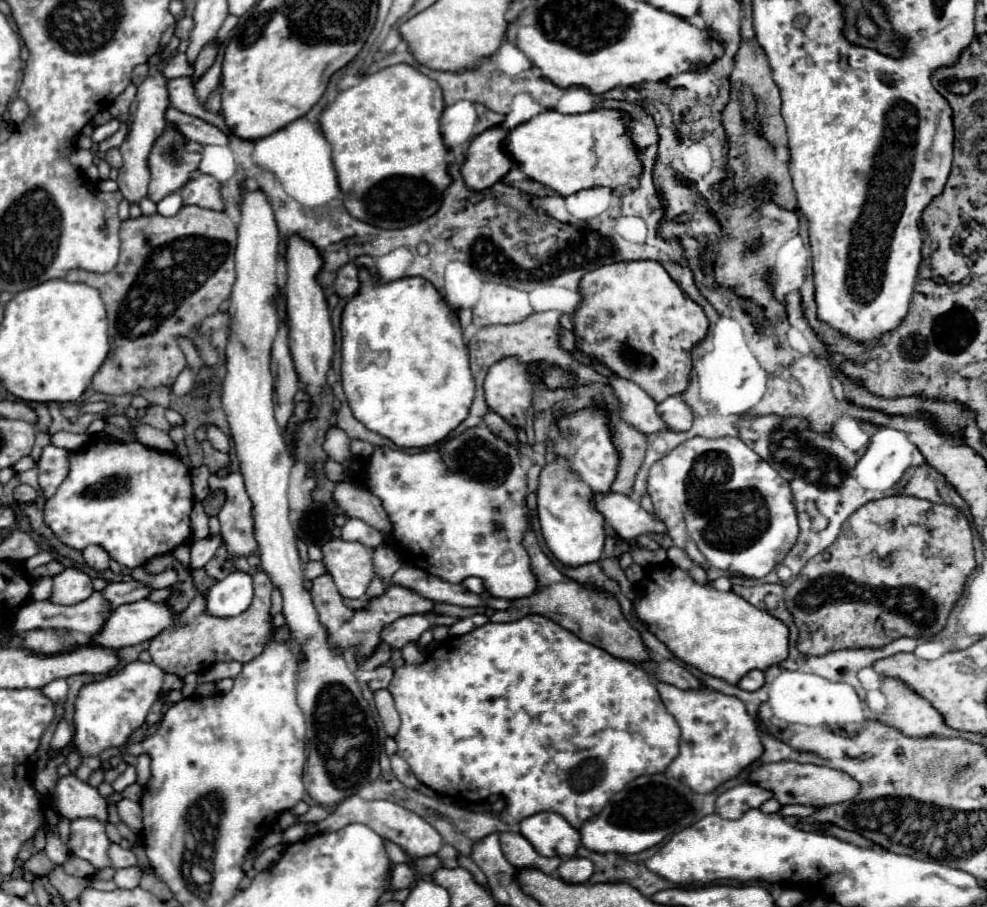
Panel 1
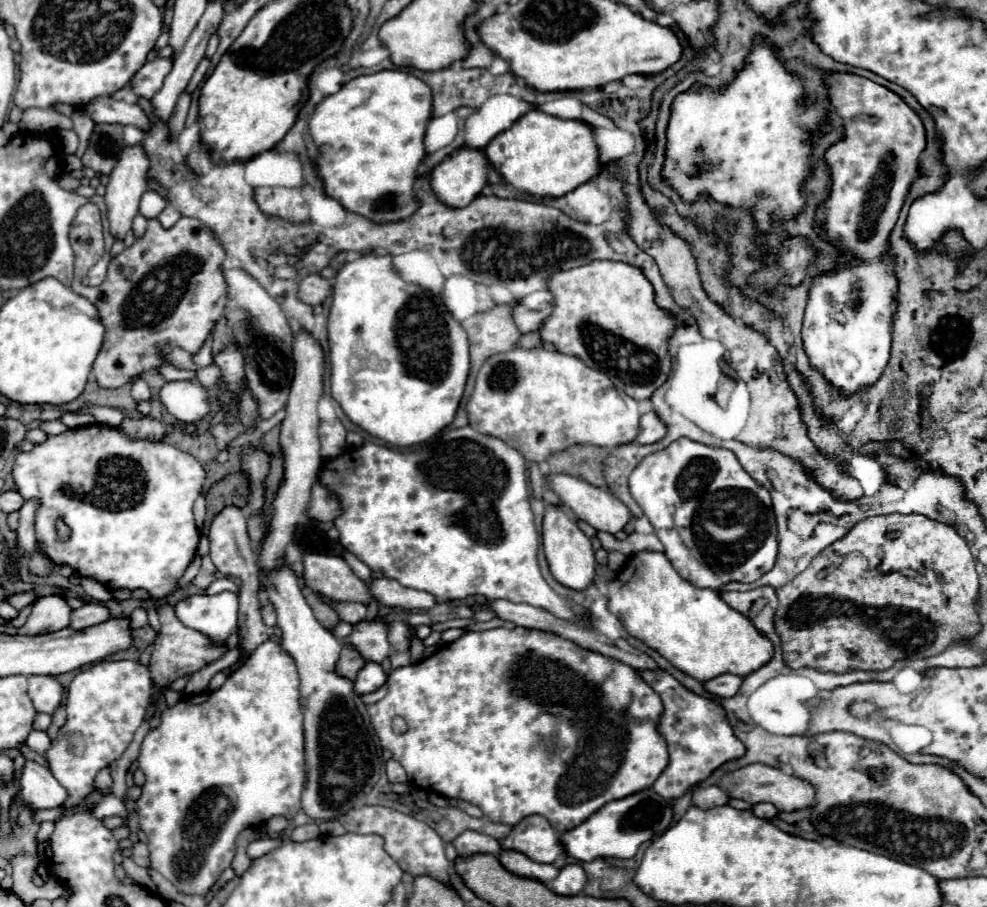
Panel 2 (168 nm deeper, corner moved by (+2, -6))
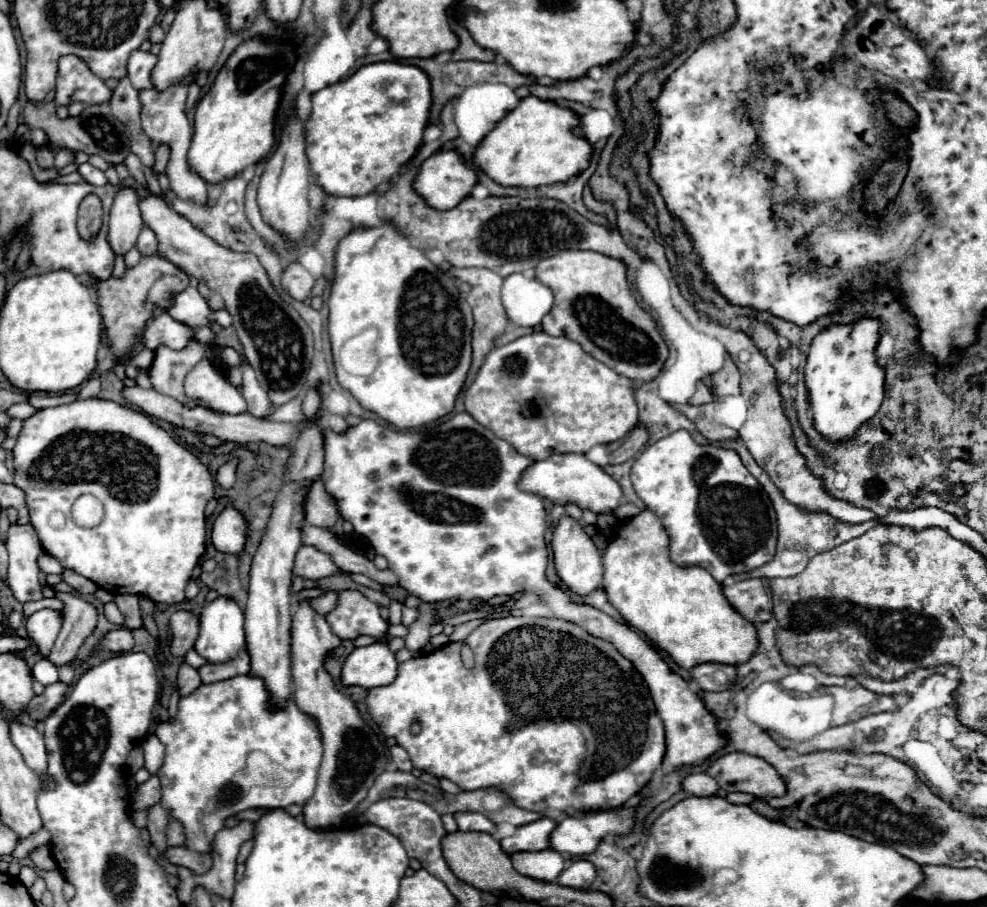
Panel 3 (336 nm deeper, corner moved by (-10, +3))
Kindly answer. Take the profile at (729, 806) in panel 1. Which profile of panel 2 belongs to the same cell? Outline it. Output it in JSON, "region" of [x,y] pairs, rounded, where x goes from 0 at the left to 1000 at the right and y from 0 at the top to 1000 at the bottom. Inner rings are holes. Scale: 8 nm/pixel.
{"region":[[[725,865],[719,868],[707,868],[701,874],[701,885],[711,890],[711,892],[719,892],[725,888],[736,888],[740,879],[734,879],[734,874],[729,874],[729,870],[725,870]]]}

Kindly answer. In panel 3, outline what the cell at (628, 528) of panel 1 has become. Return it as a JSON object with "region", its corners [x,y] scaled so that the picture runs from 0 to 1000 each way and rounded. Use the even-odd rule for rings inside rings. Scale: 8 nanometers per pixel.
{"region":[[[561,501],[553,507],[541,509],[531,520],[527,538],[565,556],[582,553],[588,560],[600,562],[602,567],[622,567],[622,562],[632,551],[628,534],[624,534],[624,529],[620,529],[620,525],[616,525],[608,514],[600,512],[592,501]]]}

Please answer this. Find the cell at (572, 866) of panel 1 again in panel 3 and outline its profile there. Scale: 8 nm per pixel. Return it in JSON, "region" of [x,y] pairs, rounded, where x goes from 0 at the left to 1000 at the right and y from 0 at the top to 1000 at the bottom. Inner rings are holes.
{"region":[[[582,948],[567,966],[565,966],[565,975],[567,977],[578,977],[578,979],[586,979],[586,981],[594,981],[598,979],[598,975],[602,972],[604,966],[604,957],[600,950],[596,948]]]}

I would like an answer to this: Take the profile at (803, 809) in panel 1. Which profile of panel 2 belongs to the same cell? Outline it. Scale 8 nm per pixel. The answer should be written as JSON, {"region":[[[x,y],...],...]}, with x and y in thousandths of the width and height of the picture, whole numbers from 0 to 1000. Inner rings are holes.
{"region":[[[768,885],[768,888],[764,888],[760,894],[762,894],[766,901],[774,901],[774,903],[782,903],[782,901],[786,901],[786,896],[788,896],[788,892],[786,892],[784,888],[778,888],[778,885]]]}

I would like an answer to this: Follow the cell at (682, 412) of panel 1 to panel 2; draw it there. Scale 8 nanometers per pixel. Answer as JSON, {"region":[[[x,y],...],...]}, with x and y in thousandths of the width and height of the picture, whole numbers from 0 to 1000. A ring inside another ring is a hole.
{"region":[[[655,453],[655,455],[648,460],[648,475],[646,475],[642,488],[657,491],[657,488],[669,486],[669,482],[673,482],[673,466],[665,460],[665,455]]]}

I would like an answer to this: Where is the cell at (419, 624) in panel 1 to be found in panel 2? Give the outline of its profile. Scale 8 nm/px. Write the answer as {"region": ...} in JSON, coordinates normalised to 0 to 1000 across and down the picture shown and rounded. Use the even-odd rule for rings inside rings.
{"region":[[[365,685],[357,691],[357,698],[351,702],[351,711],[361,716],[371,729],[387,731],[397,718],[391,700],[393,693],[389,687]]]}

